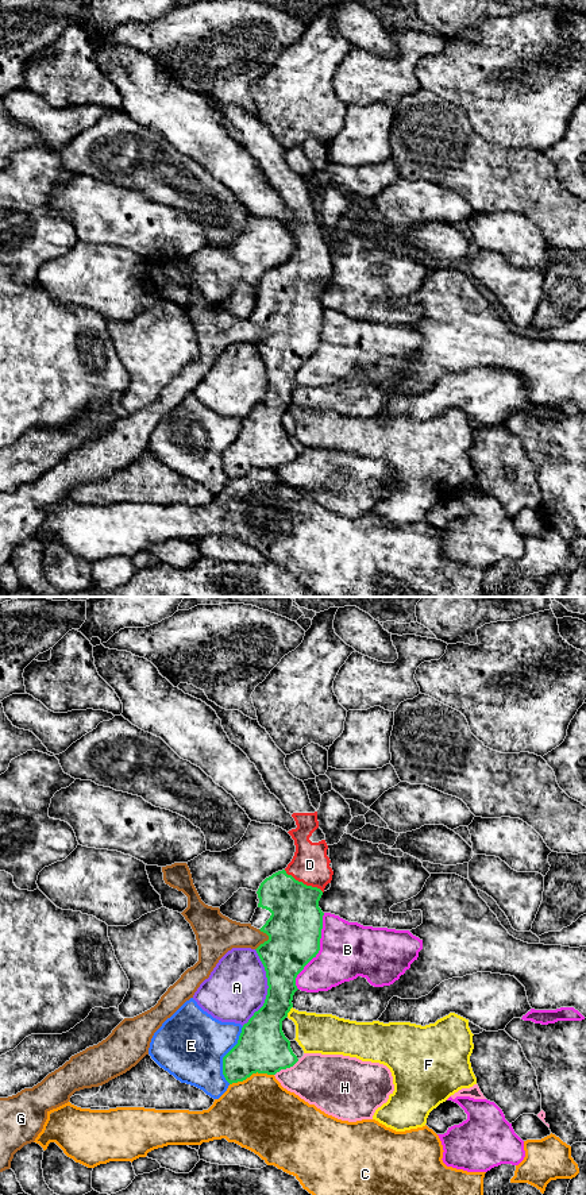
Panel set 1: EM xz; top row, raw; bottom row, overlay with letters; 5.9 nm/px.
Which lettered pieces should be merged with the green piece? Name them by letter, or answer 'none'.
D

